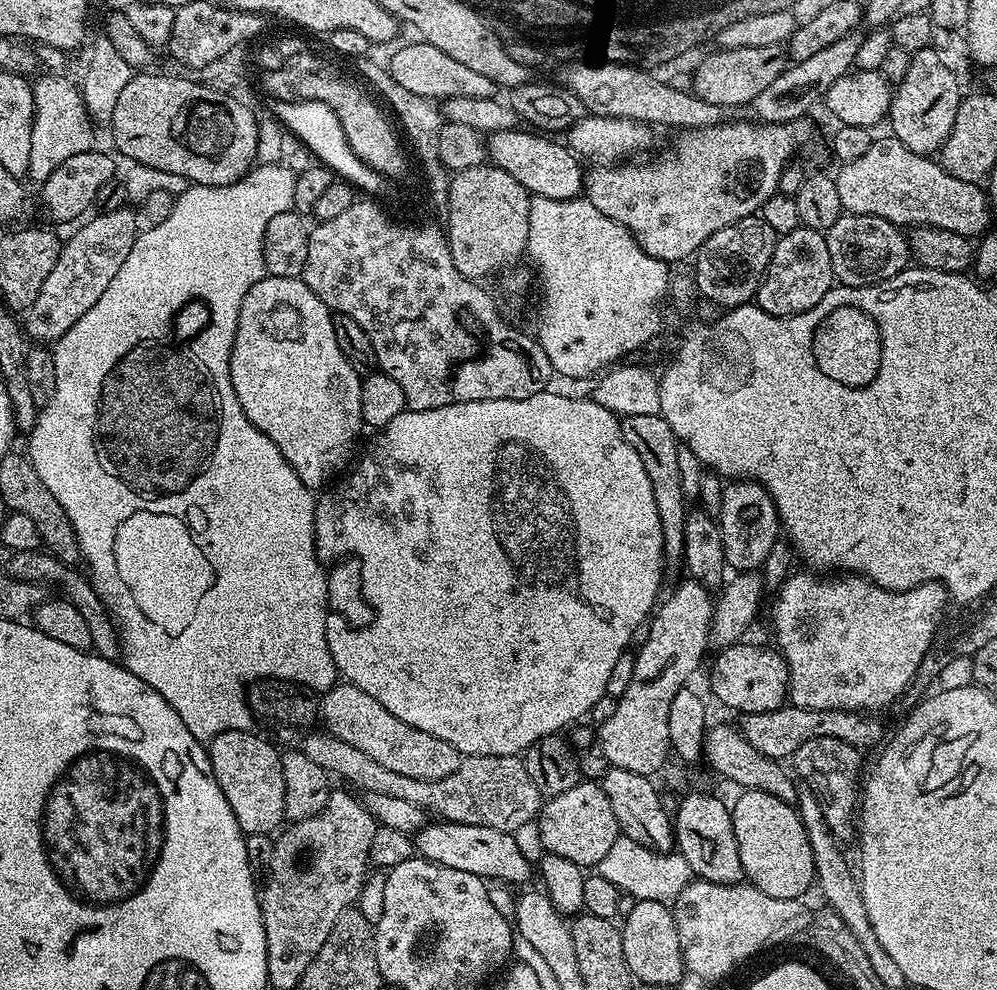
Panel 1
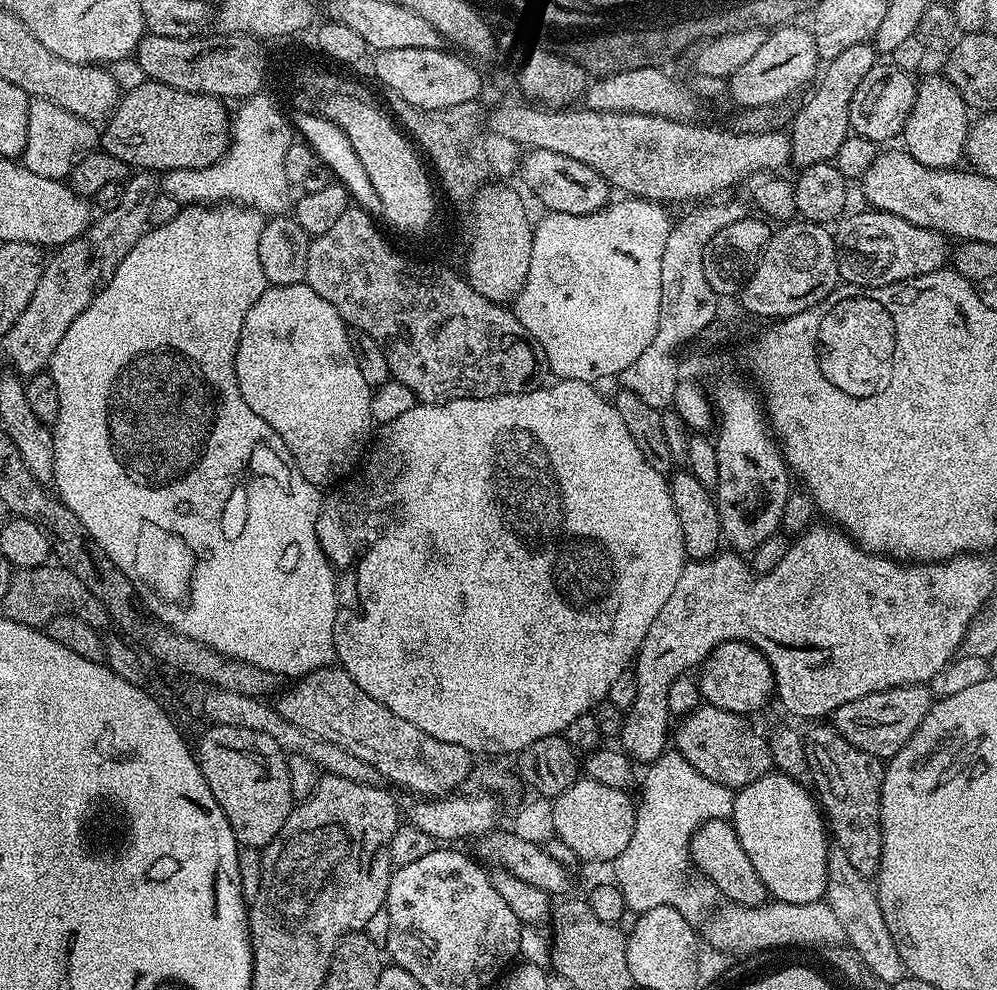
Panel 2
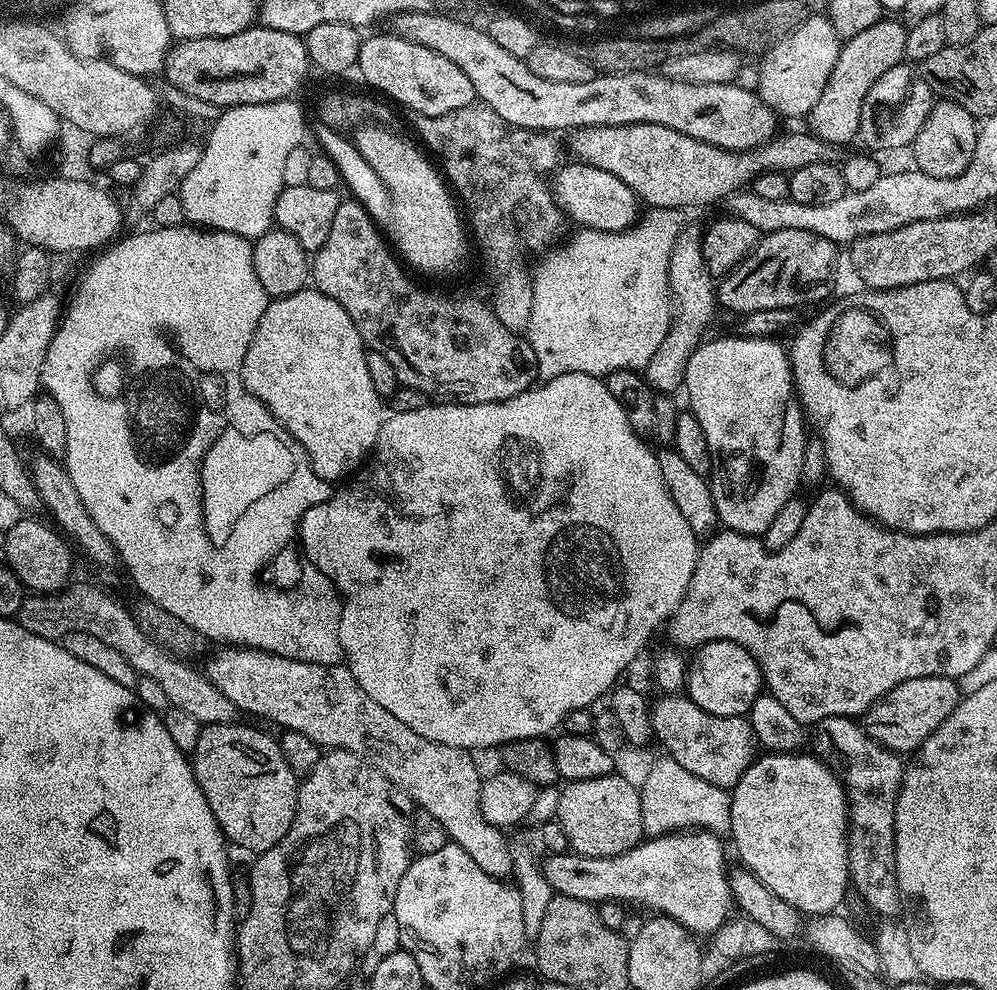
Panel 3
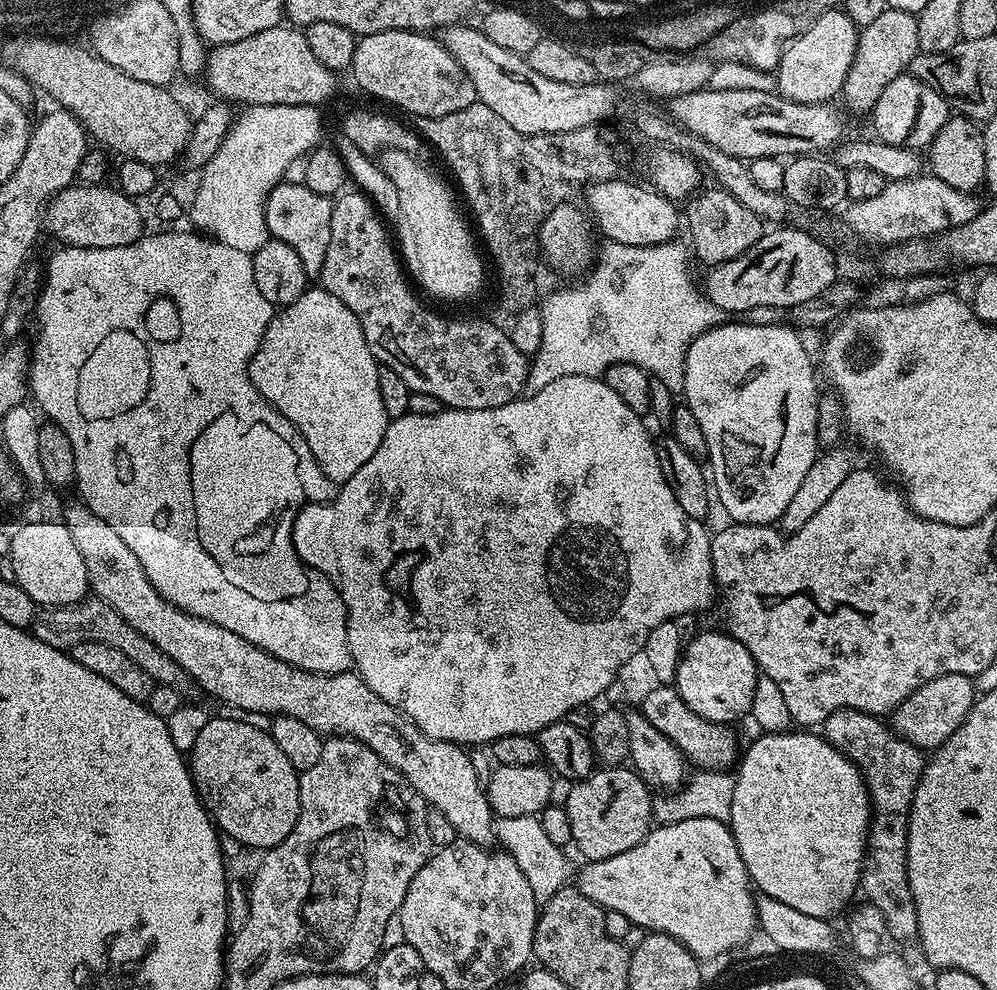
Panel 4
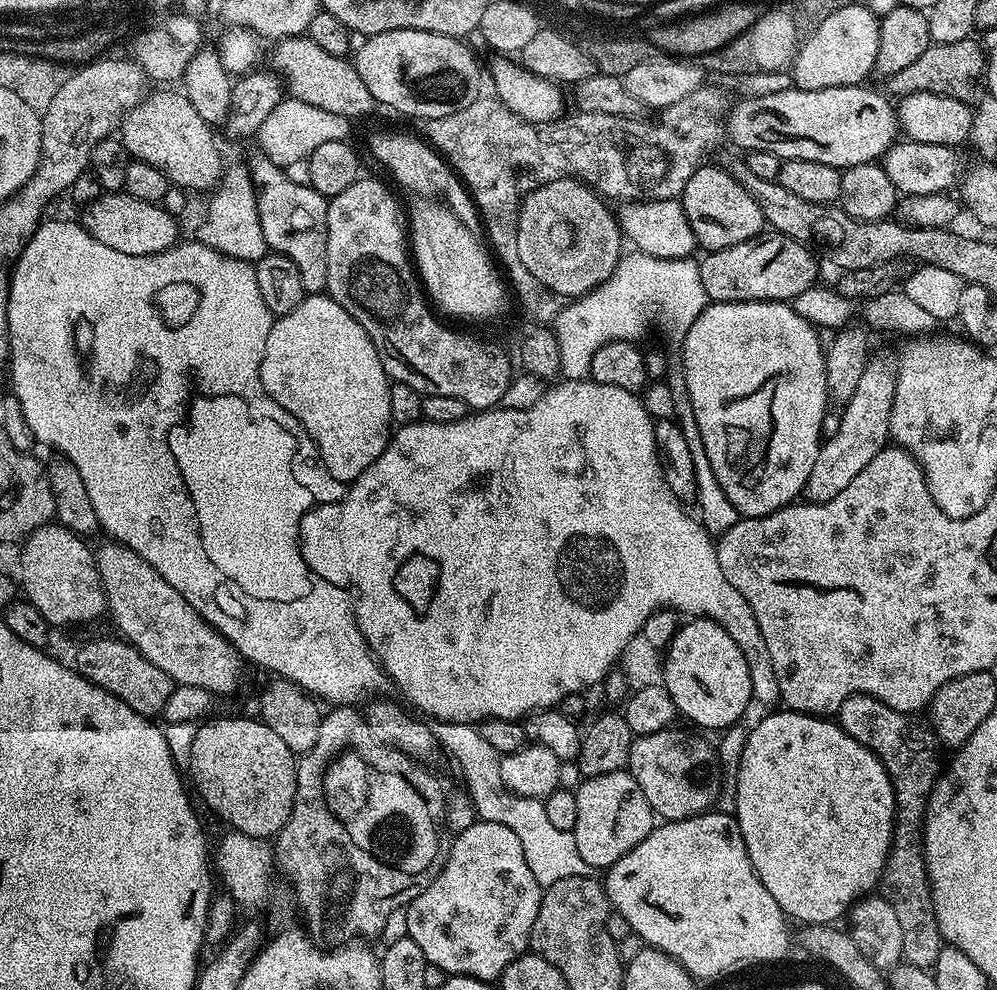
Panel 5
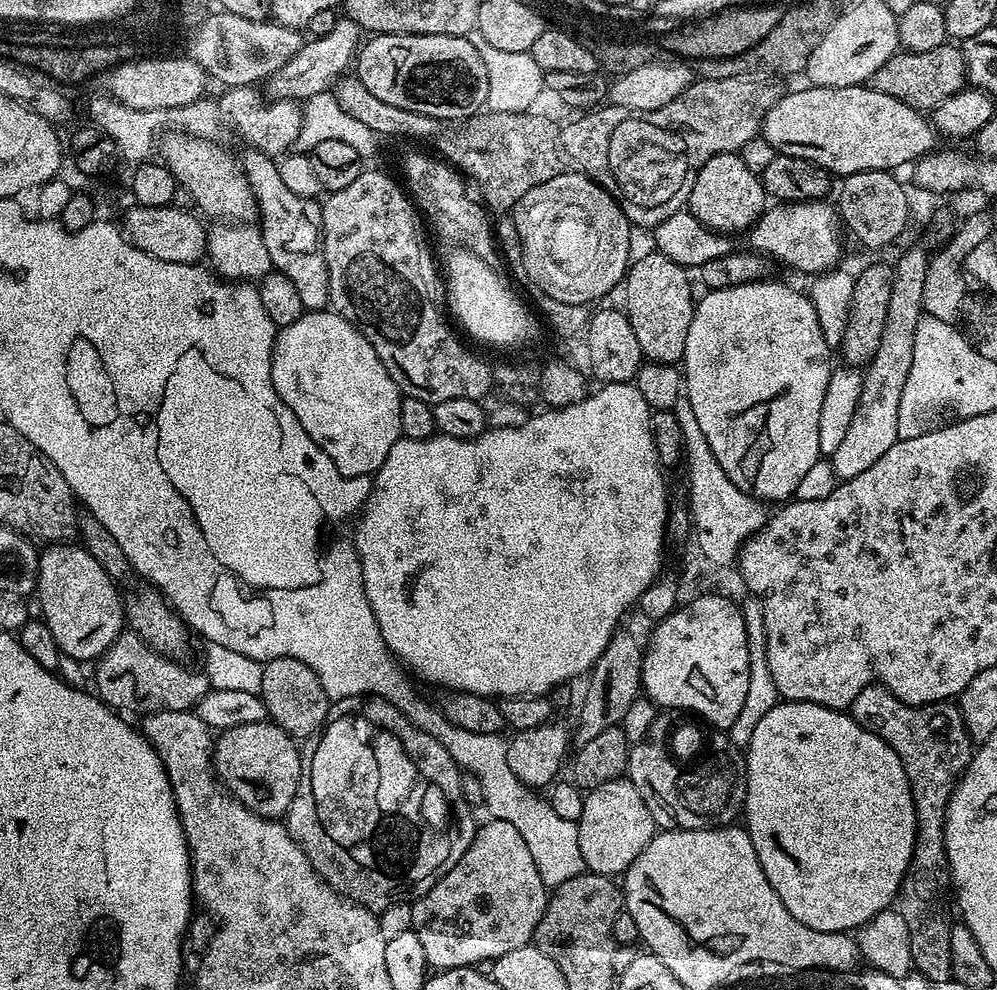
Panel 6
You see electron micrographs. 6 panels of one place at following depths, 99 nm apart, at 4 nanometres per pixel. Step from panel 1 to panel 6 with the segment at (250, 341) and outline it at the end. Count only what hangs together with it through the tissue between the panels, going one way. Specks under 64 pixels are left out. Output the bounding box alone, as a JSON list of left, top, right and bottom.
[272,311,402,477]

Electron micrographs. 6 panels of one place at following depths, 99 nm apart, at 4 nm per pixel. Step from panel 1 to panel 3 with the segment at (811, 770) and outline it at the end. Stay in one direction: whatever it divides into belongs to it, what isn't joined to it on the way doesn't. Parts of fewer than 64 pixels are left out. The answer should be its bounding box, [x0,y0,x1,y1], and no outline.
[810,716,905,917]

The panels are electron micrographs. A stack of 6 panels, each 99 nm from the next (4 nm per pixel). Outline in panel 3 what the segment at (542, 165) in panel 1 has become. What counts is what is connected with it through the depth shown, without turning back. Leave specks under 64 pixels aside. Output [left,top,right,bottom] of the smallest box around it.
[550,163,638,232]

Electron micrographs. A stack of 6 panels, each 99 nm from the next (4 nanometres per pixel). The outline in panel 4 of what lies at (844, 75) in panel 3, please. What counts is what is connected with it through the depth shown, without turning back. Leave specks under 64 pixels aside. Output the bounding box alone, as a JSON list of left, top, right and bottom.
[840,8,919,114]

